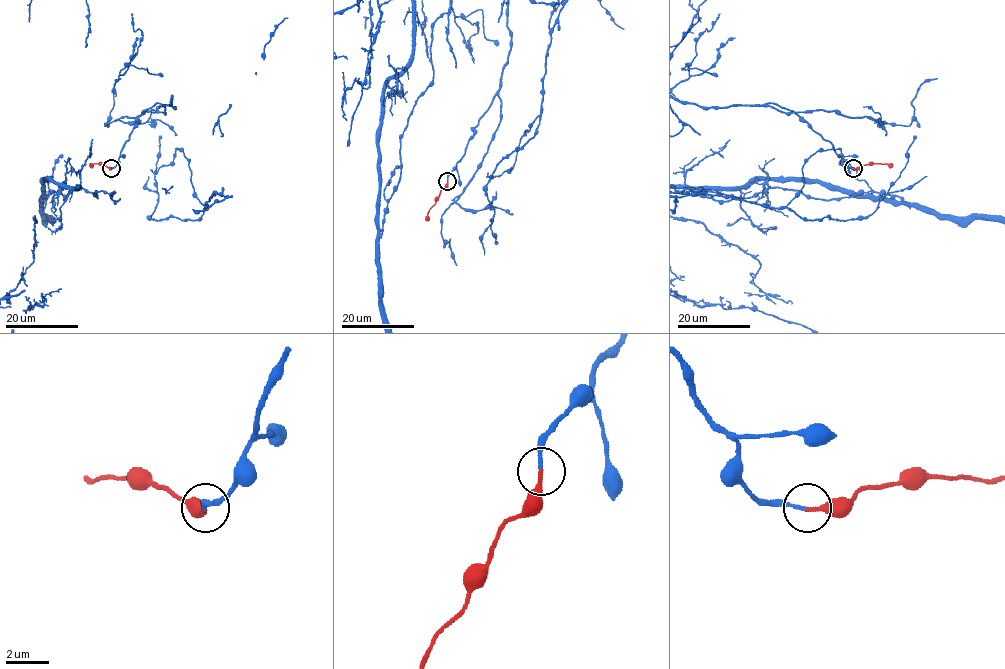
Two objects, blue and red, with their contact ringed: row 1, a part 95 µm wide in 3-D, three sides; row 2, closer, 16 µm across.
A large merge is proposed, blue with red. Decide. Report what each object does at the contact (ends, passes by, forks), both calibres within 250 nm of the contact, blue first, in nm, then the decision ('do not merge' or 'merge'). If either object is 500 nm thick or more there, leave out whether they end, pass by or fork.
blue ends there; red ends there; 150 nm thick on the blue side, 240 nm on the other; merge

